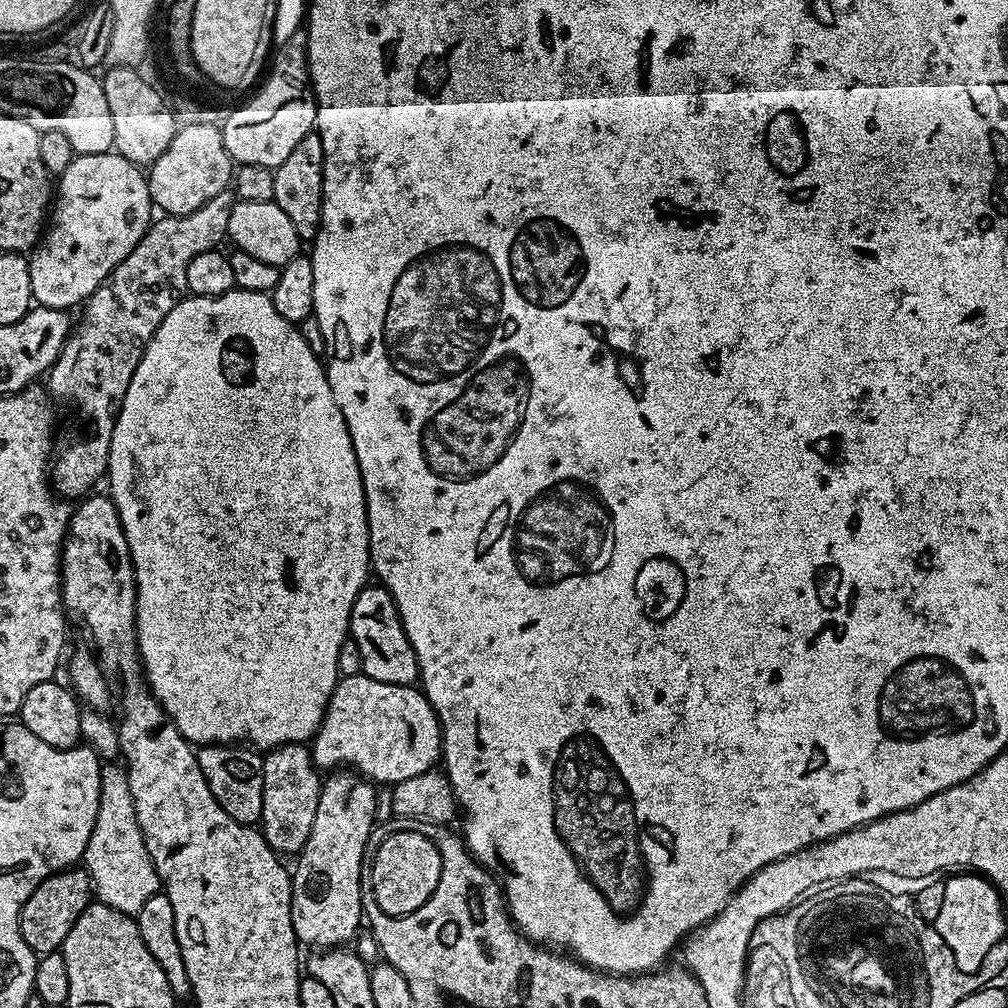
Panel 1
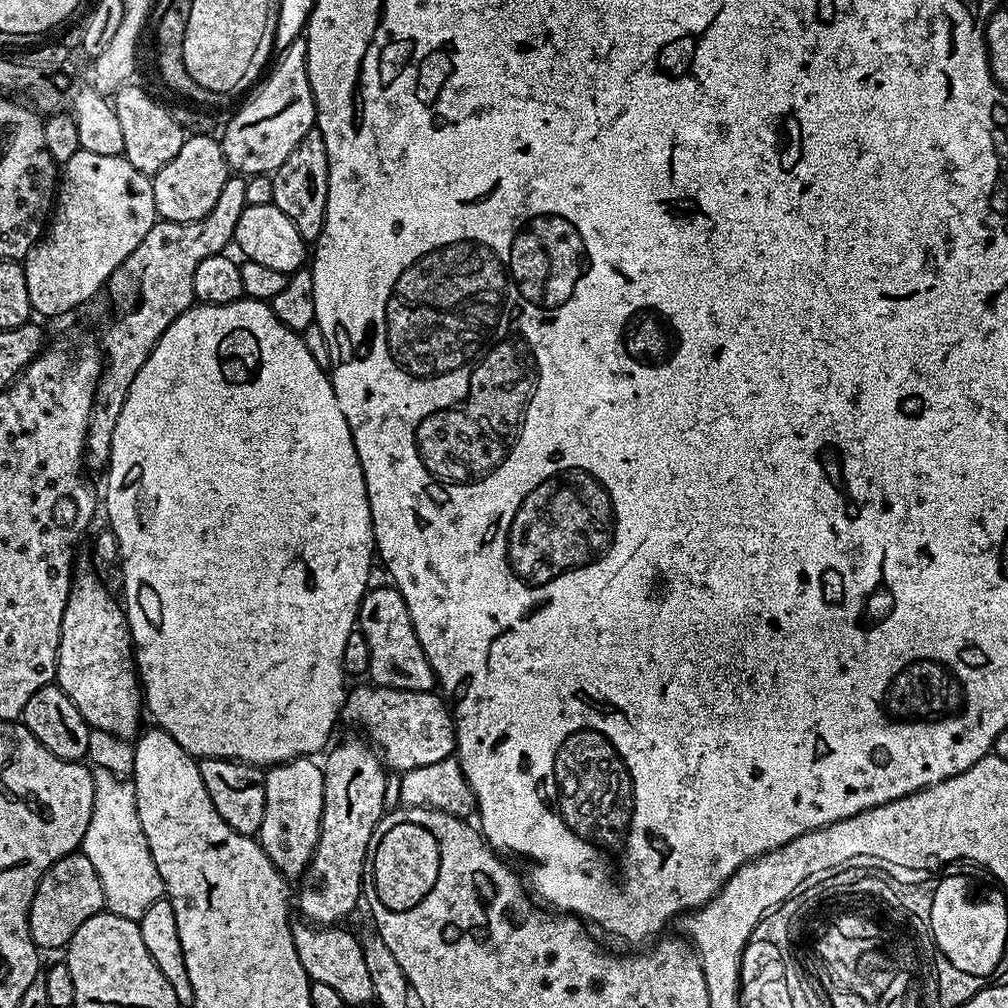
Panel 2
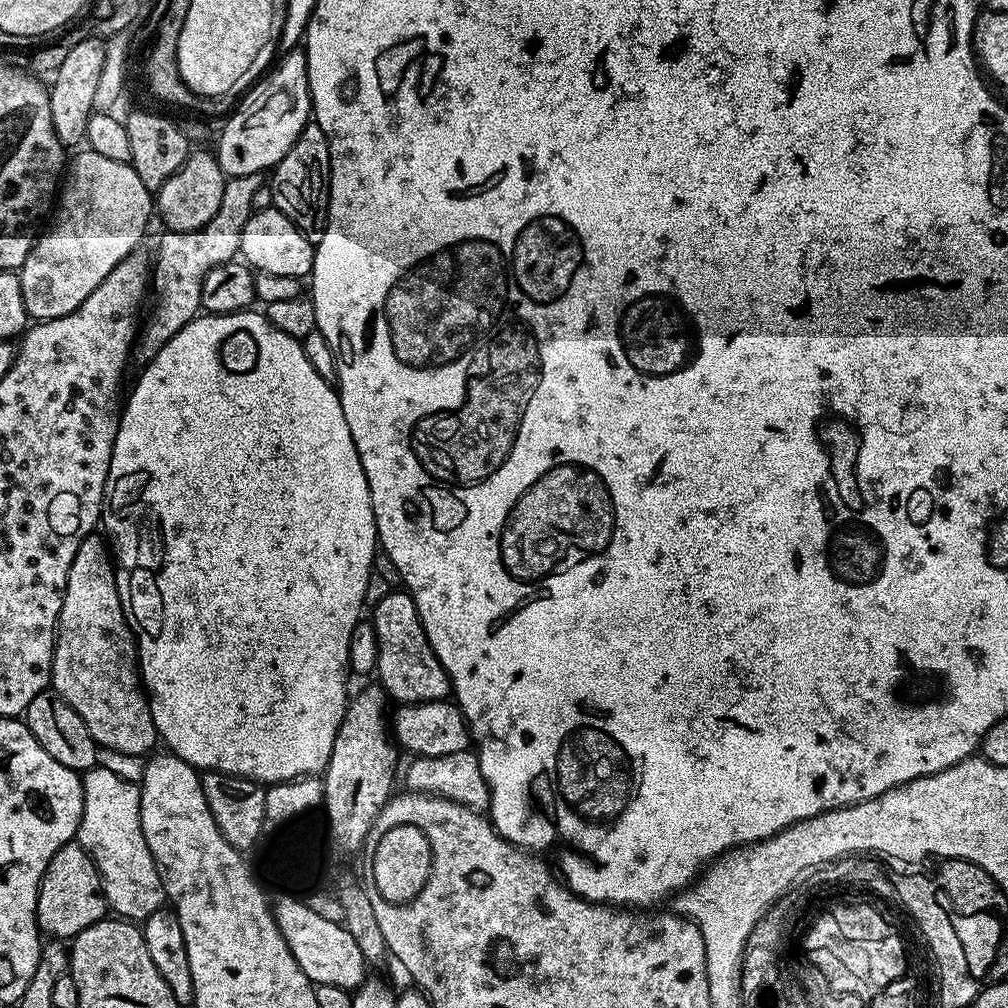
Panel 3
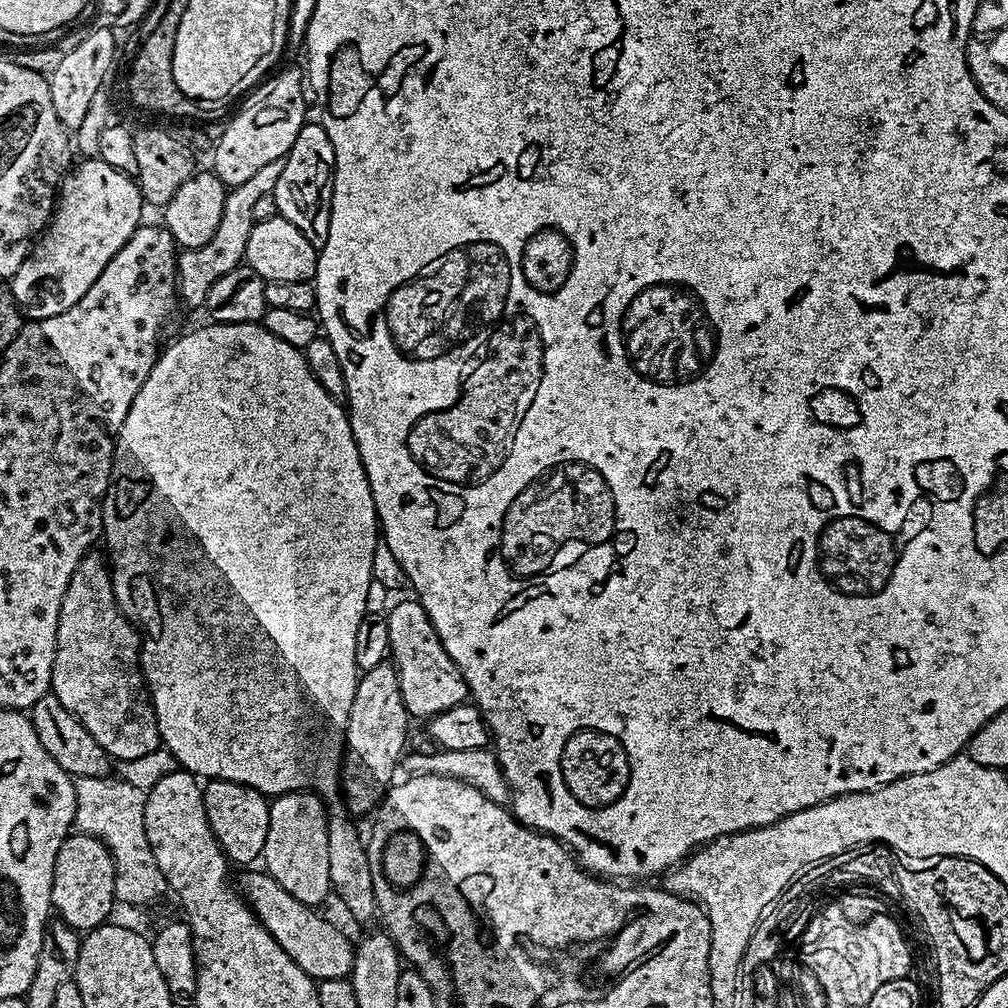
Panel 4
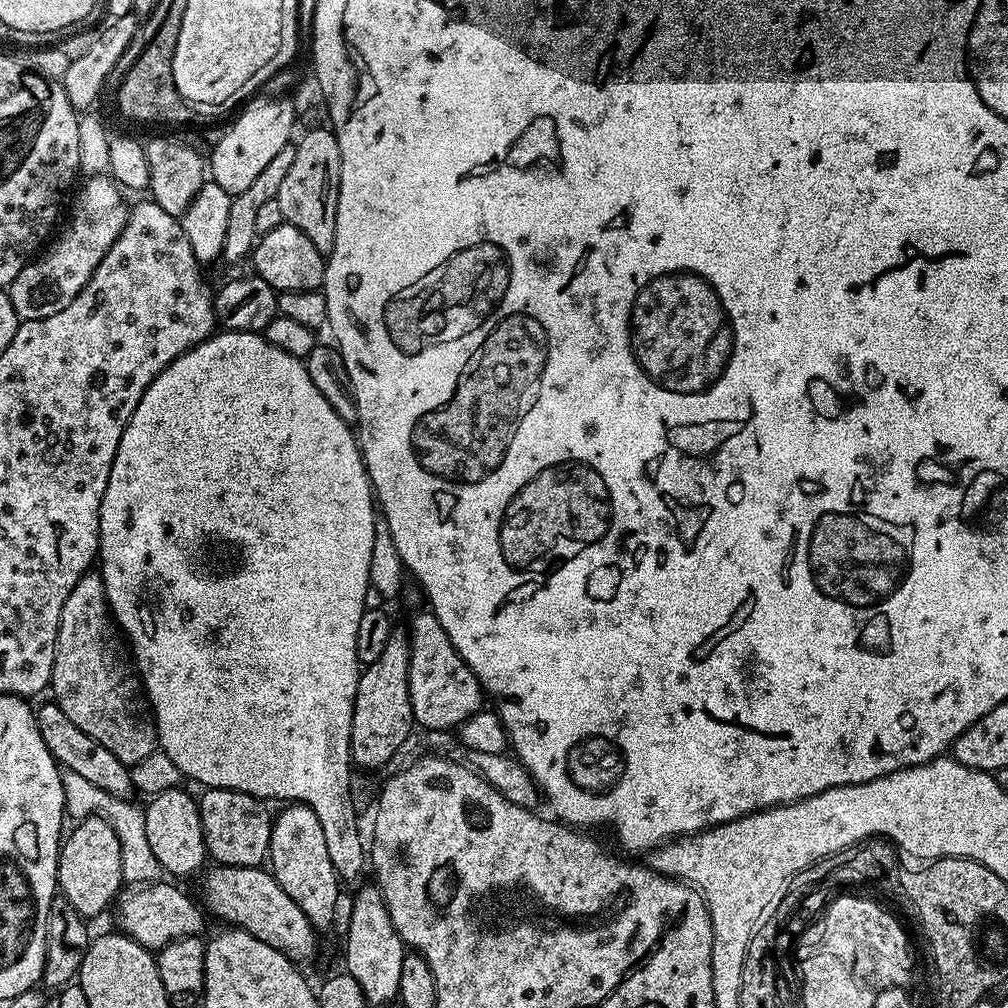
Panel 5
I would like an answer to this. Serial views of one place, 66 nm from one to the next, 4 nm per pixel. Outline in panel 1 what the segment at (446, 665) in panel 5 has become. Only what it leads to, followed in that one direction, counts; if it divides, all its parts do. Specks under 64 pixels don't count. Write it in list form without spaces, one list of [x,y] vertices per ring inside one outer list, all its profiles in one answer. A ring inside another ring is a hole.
[[[366,586],[358,594],[358,598],[356,599],[356,601],[354,602],[354,606],[352,607],[352,622],[350,625],[350,638],[358,644],[358,651],[361,654],[361,666],[363,675],[374,678],[378,682],[390,682],[391,684],[412,684],[418,676],[418,669],[416,667],[416,655],[414,654],[414,650],[412,649],[411,642],[408,641],[406,630],[400,624],[400,615],[398,614],[398,610],[396,609],[396,603],[392,601],[392,596],[388,592],[387,588],[383,586],[375,586],[376,588],[372,587],[373,586]]]

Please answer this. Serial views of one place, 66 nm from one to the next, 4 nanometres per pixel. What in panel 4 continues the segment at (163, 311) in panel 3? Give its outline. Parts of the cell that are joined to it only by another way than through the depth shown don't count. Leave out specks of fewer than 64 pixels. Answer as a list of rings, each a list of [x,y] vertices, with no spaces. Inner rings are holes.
[[[275,160],[262,166],[247,182],[228,188],[222,206],[222,222],[214,230],[214,238],[201,248],[189,248],[178,256],[178,296],[192,308],[200,308],[205,303],[207,292],[218,278],[242,264],[246,254],[246,242],[250,242],[250,230],[257,220],[254,218],[254,205],[259,199],[272,195],[274,186],[278,186],[278,177],[282,175],[283,160]]]

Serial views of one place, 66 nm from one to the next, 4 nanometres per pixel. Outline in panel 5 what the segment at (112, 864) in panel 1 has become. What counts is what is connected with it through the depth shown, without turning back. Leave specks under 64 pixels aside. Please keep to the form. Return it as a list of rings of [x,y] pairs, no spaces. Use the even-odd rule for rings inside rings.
[[[69,768],[60,769],[62,778],[62,790],[64,791],[64,810],[69,817],[73,816],[73,821],[79,822],[88,816],[101,815],[114,826],[114,834],[118,834],[118,842],[122,846],[122,874],[125,881],[132,886],[143,886],[159,881],[162,876],[162,869],[158,858],[154,858],[154,850],[150,850],[150,841],[146,838],[146,814],[141,805],[135,804],[135,799],[115,796],[106,790],[100,790],[94,786],[94,782],[89,782],[86,778],[81,778],[74,770]]]

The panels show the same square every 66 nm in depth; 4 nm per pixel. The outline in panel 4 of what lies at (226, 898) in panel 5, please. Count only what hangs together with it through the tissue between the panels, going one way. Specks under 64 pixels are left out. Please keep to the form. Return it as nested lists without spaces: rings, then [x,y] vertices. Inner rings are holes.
[[[244,870],[238,880],[238,892],[252,913],[260,919],[260,924],[290,954],[290,958],[307,976],[319,982],[330,978],[345,979],[352,971],[356,957],[353,941],[348,941],[334,925],[319,916],[315,907],[298,902],[294,894],[286,894],[278,882],[263,870]]]

